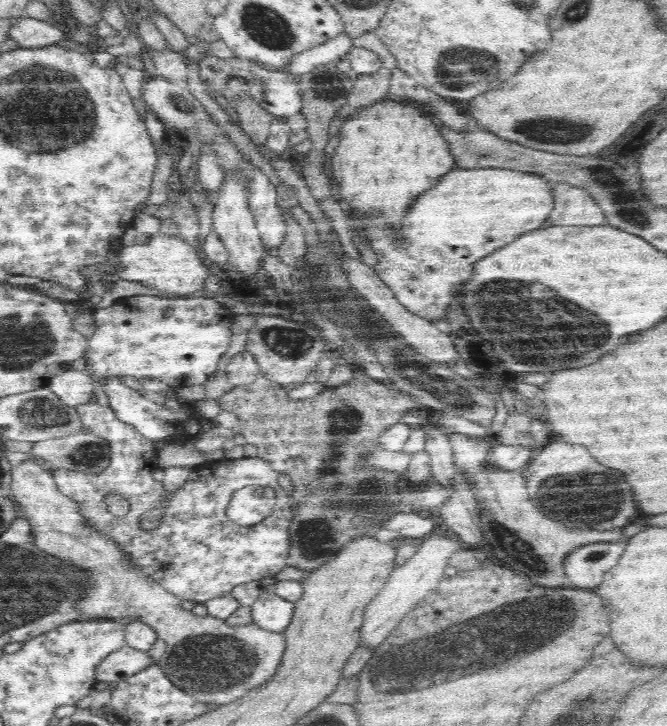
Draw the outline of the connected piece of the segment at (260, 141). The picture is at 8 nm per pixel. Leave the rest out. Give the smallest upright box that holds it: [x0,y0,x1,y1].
[237,93,273,148]

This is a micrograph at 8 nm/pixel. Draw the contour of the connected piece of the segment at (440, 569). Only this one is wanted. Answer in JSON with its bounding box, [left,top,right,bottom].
[359,532,462,646]

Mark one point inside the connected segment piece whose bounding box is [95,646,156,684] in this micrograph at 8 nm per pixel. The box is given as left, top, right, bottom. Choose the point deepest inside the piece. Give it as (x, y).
(114, 668)

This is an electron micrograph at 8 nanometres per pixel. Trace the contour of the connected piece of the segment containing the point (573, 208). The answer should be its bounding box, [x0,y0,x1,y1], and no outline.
[548,184,605,226]

